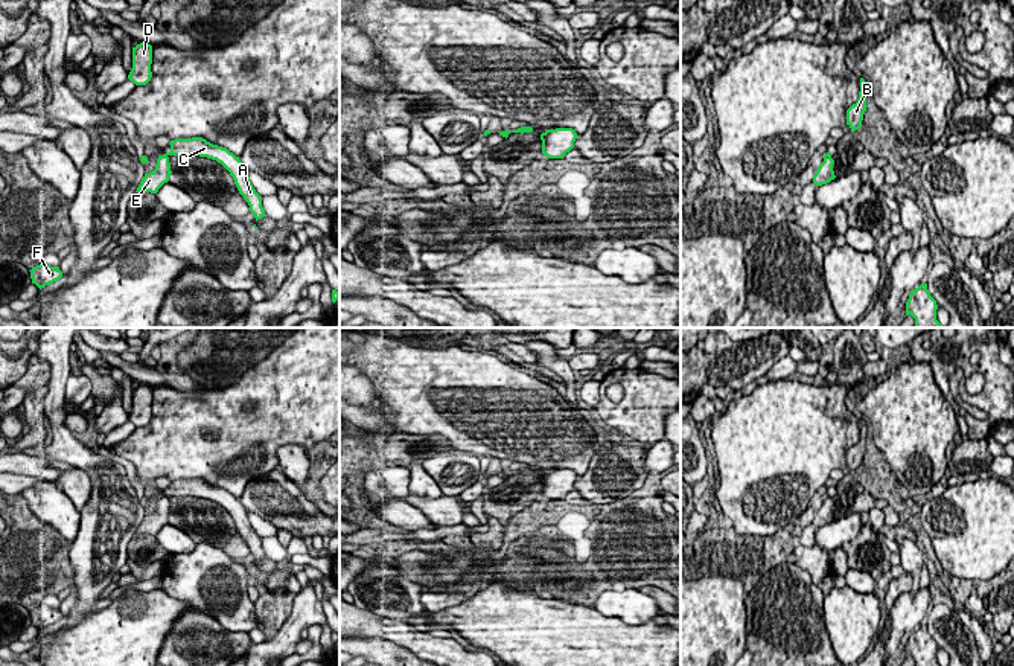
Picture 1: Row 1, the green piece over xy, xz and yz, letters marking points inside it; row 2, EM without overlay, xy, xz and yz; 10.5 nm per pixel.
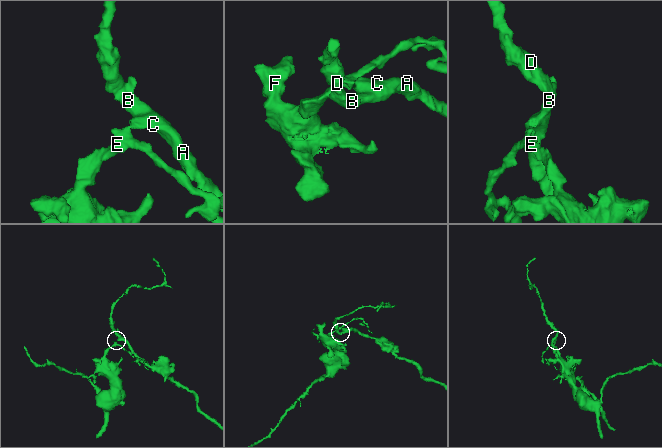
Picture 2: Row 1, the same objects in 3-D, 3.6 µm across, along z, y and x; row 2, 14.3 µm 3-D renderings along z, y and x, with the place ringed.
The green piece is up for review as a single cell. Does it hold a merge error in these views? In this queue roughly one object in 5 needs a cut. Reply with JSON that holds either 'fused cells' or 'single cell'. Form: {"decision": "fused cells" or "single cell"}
{"decision": "fused cells"}

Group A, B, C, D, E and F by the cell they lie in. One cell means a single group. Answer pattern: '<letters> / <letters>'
A B C D / E F

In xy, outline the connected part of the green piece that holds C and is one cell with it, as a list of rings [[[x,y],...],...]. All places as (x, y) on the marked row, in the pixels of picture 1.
[[[202,137],[175,139],[171,140],[169,145],[171,151],[164,155],[199,155],[221,163],[233,177],[239,194],[248,203],[250,212],[254,215],[256,221],[266,216],[262,207],[262,197],[253,187],[247,168],[239,157],[227,148],[213,145]]]

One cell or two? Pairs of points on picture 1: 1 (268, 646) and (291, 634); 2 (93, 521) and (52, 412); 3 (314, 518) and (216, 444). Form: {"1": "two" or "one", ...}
{"1": "one", "2": "one", "3": "two"}

